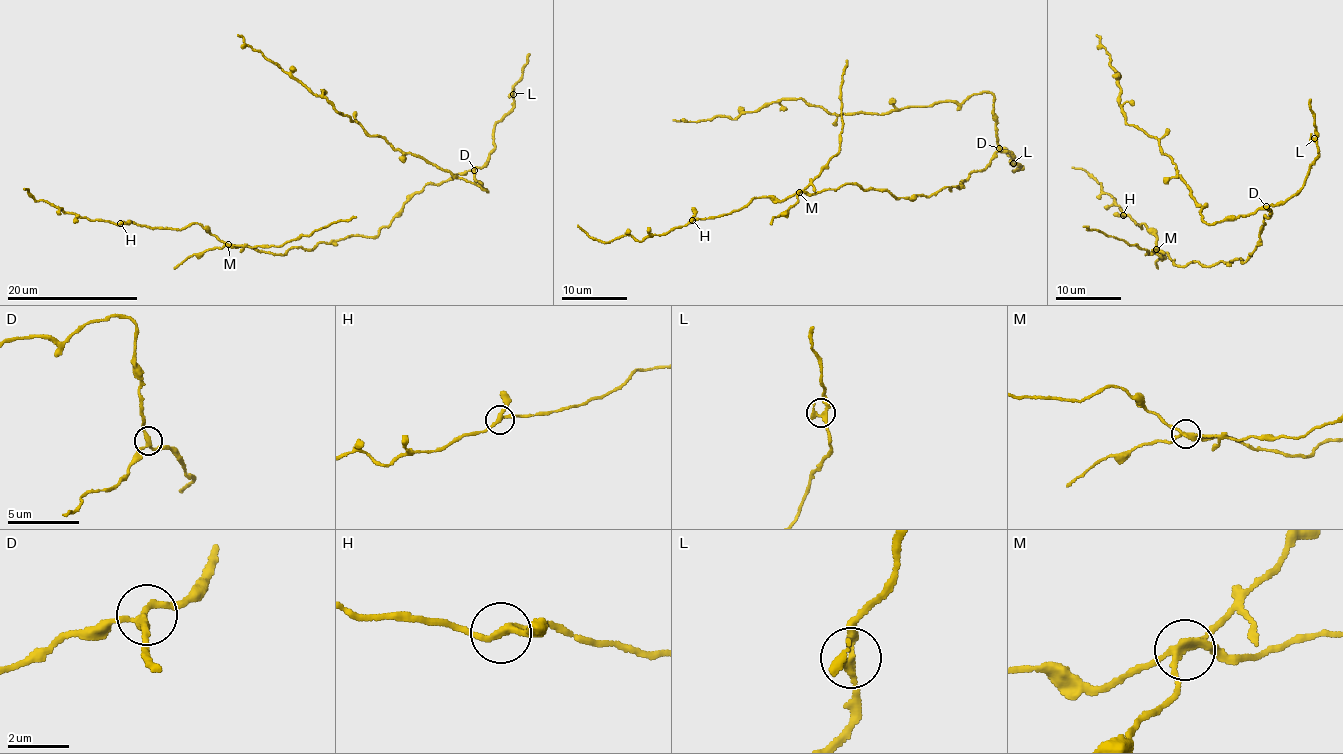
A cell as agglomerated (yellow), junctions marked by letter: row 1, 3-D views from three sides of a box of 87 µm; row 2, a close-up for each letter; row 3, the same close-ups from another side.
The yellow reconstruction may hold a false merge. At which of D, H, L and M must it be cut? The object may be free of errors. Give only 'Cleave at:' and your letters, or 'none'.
Cleave at: M

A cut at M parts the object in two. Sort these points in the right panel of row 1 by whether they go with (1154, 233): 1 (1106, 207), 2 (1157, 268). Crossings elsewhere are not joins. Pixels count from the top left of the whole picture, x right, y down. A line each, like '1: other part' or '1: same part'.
1: same part
2: other part

